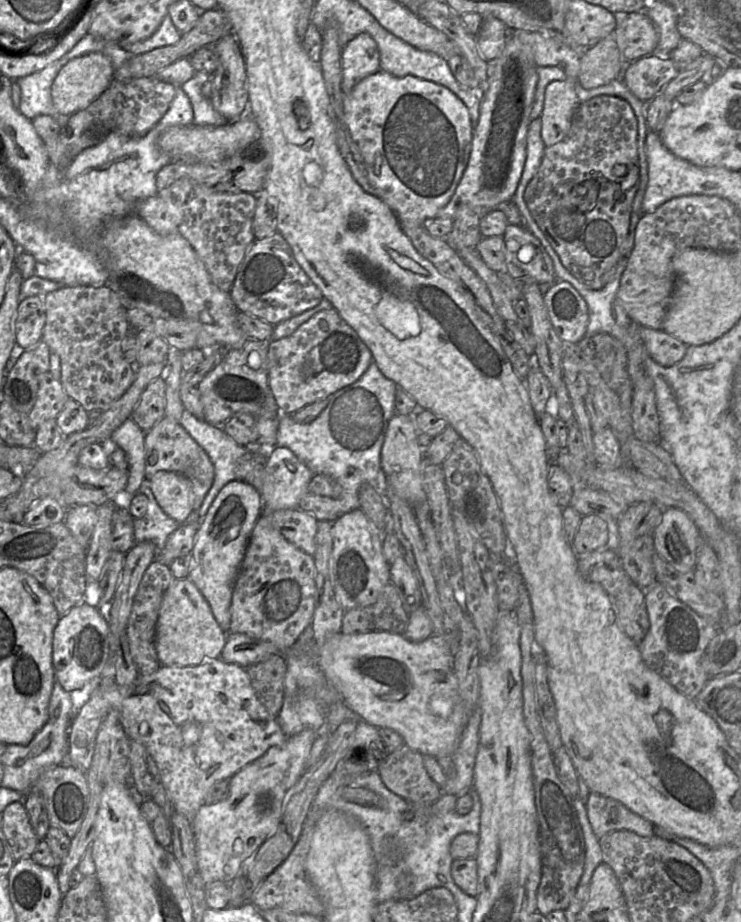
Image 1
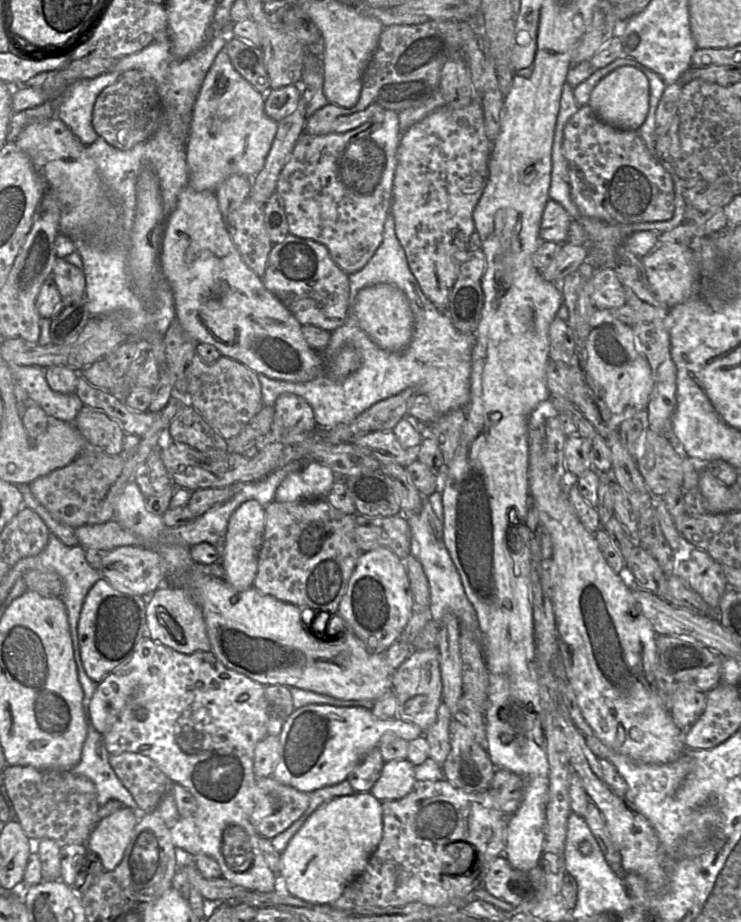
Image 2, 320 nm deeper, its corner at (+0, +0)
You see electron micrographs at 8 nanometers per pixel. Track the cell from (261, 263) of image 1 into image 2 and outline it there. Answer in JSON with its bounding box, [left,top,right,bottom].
[261,233,348,332]

